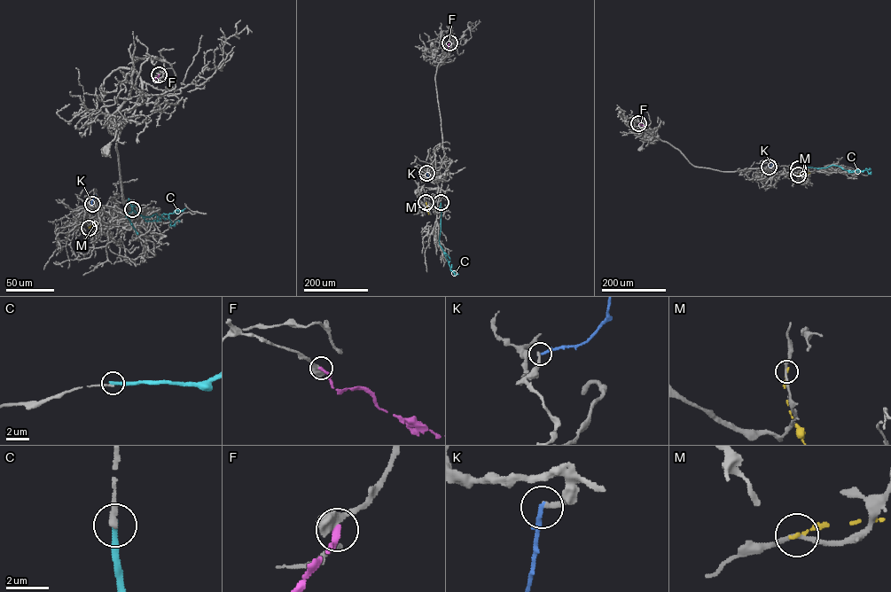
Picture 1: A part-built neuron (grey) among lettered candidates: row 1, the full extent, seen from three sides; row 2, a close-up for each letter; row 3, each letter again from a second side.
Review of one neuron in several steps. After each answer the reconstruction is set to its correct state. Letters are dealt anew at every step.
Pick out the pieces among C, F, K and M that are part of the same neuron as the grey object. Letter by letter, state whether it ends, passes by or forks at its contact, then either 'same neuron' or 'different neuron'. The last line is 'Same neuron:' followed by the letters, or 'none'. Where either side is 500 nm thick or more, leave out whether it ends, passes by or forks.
C: it ends there; different neuron
F: different neuron
K: it ends there; different neuron
M: it ends there; different neuron
Same neuron: none

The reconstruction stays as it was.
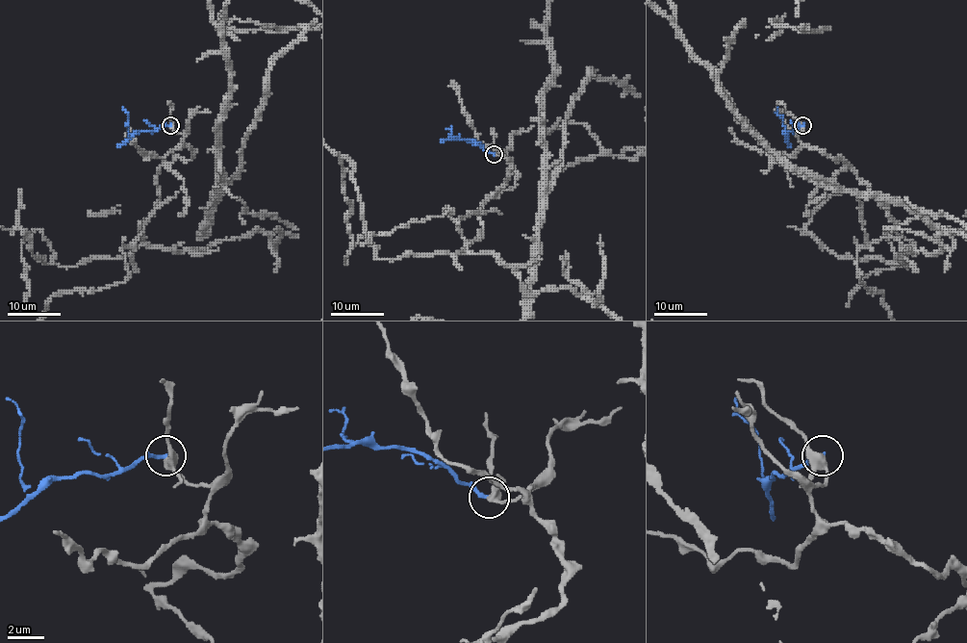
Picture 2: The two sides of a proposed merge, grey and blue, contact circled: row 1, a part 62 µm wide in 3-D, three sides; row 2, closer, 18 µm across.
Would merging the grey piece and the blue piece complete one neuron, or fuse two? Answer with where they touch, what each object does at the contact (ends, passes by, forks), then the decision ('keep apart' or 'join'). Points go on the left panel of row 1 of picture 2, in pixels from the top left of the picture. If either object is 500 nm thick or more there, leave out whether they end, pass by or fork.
(170, 125) | grey forks | blue ends | keep apart

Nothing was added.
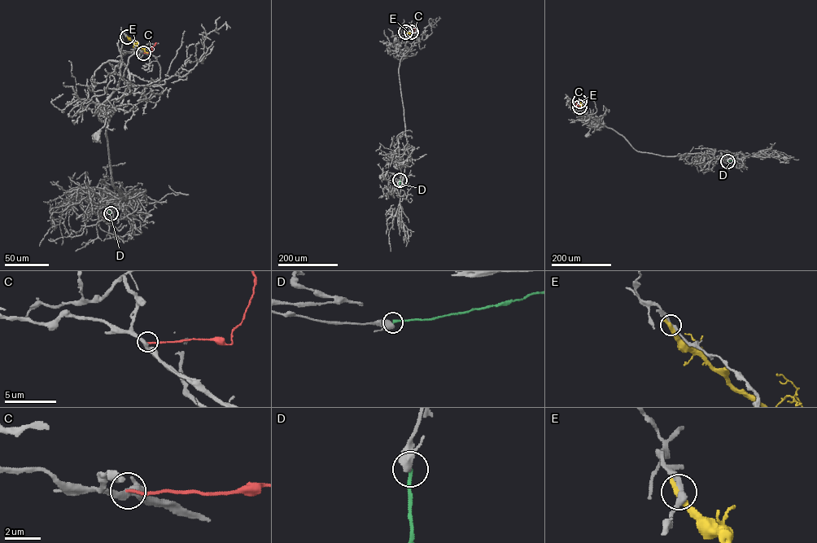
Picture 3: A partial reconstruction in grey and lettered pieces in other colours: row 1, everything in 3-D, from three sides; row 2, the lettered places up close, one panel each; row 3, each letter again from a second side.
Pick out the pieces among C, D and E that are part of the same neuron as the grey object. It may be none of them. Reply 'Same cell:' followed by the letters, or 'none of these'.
Same cell: none of these

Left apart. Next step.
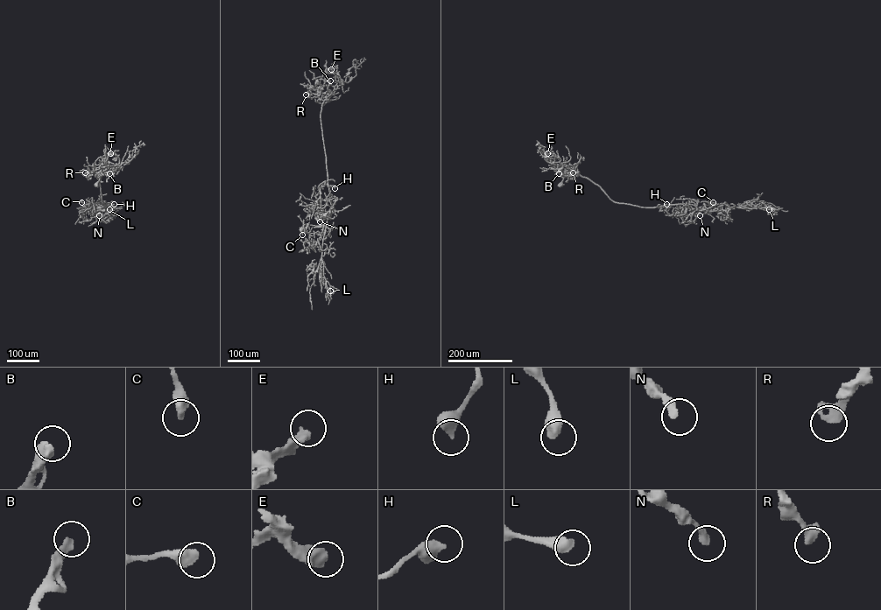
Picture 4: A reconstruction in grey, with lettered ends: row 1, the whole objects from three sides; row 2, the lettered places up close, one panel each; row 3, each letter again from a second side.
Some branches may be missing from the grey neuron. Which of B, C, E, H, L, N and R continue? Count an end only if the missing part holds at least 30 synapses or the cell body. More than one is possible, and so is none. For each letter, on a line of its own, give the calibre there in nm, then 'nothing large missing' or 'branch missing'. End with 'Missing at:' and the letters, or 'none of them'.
B: 440 nm thick; nothing large missing
C: 440 nm thick; nothing large missing
E: 480 nm thick; branch missing
H: 550 nm thick; nothing large missing
L: 500 nm thick; nothing large missing
N: 280 nm thick; nothing large missing
R: 460 nm thick; nothing large missing
Missing at: E

